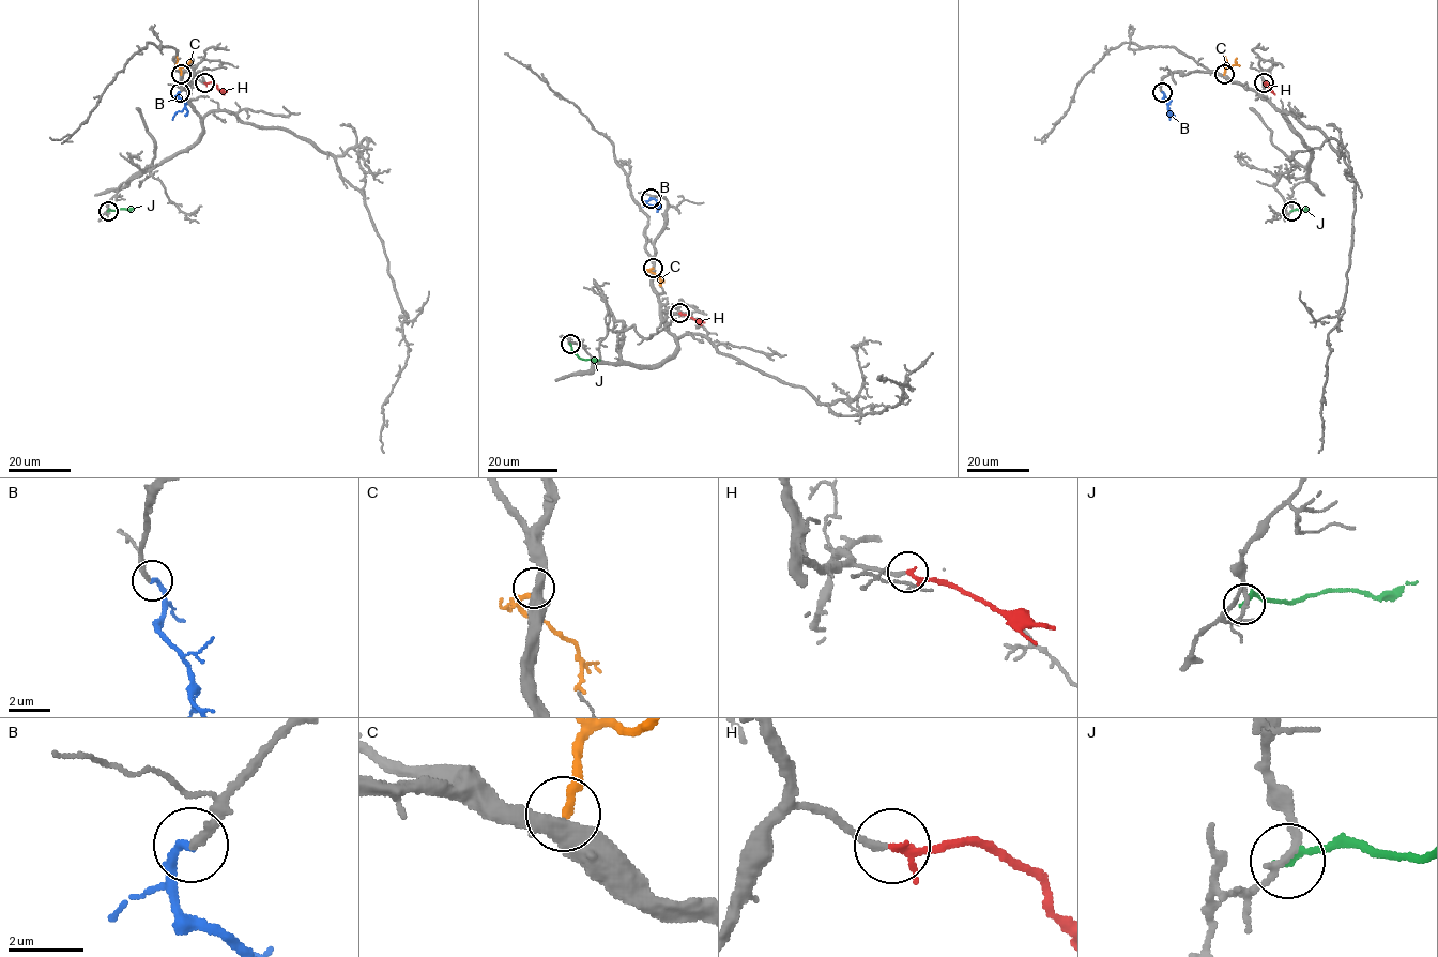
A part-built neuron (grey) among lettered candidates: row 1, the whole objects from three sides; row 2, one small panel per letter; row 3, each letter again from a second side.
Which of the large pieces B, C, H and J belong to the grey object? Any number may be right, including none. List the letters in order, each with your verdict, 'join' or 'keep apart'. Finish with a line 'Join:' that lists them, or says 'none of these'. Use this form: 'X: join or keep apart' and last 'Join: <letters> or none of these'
B: join
C: join
H: join
J: keep apart
Join: B, C, H

